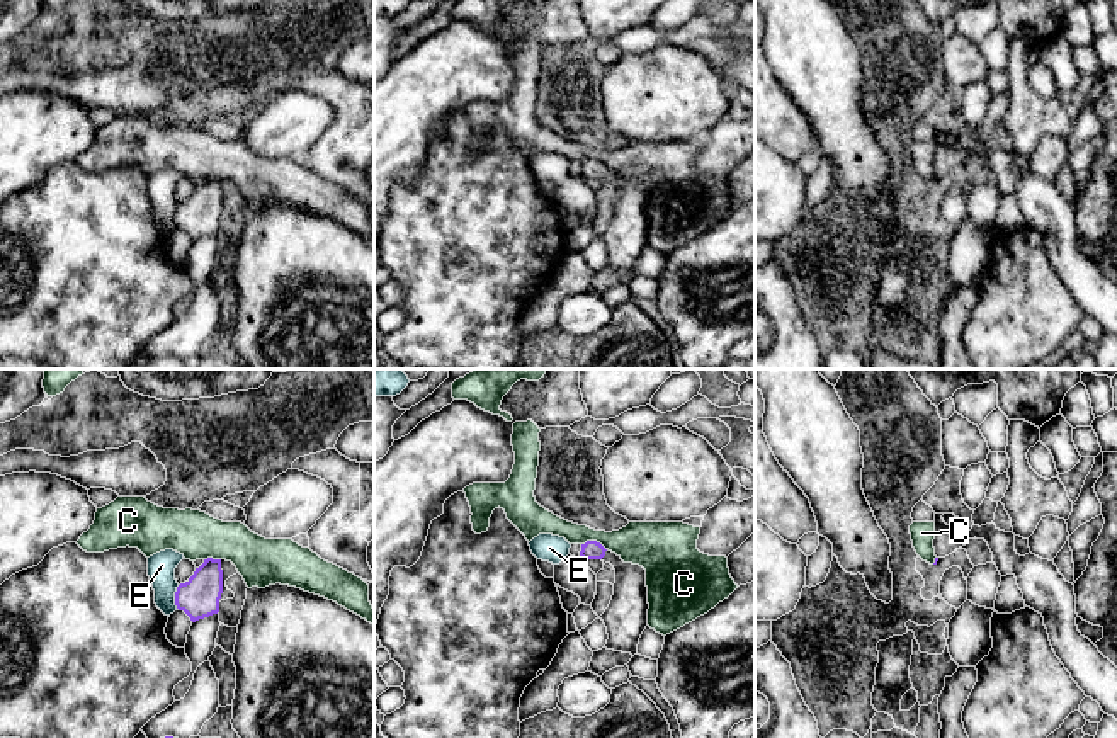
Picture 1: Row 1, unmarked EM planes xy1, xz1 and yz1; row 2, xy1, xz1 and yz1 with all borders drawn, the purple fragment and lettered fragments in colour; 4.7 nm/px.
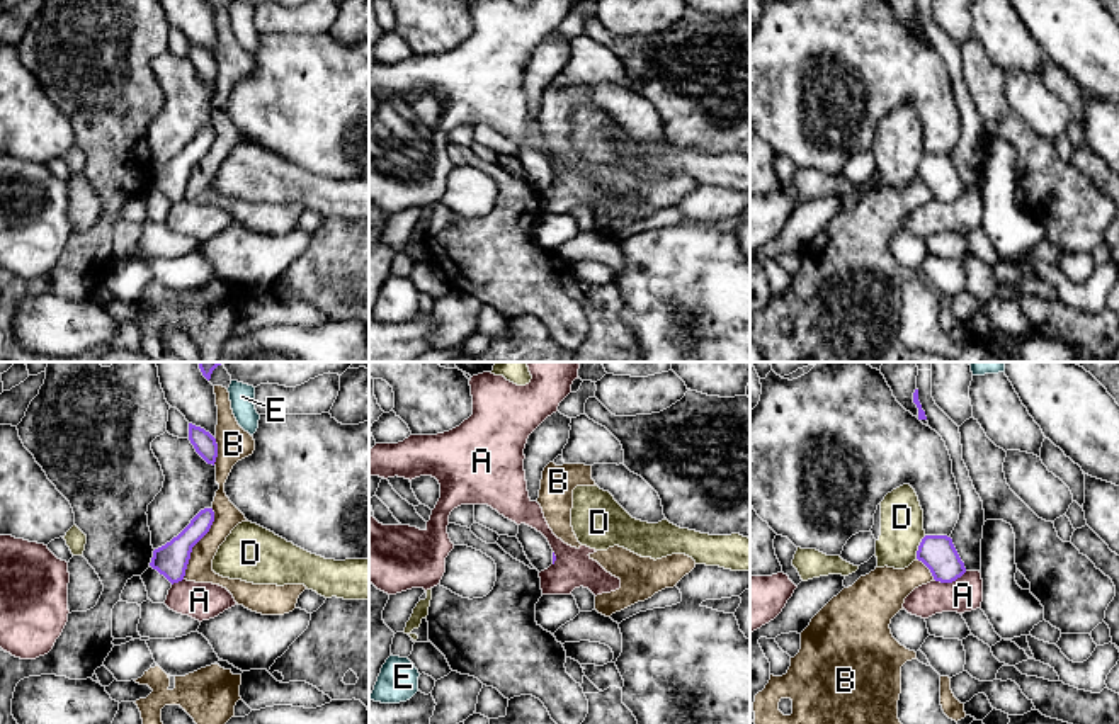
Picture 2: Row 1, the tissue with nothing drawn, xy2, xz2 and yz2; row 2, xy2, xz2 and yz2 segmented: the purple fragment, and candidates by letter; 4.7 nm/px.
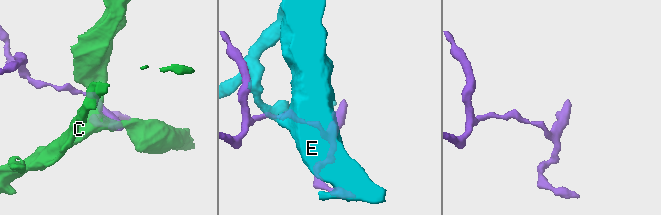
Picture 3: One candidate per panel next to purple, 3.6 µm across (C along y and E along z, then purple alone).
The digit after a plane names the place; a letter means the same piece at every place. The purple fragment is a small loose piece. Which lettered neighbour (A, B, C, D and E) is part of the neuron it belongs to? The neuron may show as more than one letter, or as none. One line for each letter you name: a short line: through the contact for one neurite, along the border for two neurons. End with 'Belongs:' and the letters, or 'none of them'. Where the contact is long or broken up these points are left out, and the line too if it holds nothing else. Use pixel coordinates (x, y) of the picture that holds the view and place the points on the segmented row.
Belongs: none of them

